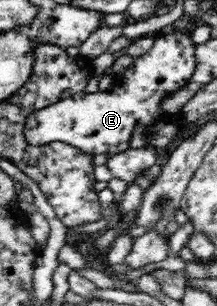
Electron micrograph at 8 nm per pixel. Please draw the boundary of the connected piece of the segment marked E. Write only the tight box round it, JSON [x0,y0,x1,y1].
[25,28,198,157]

